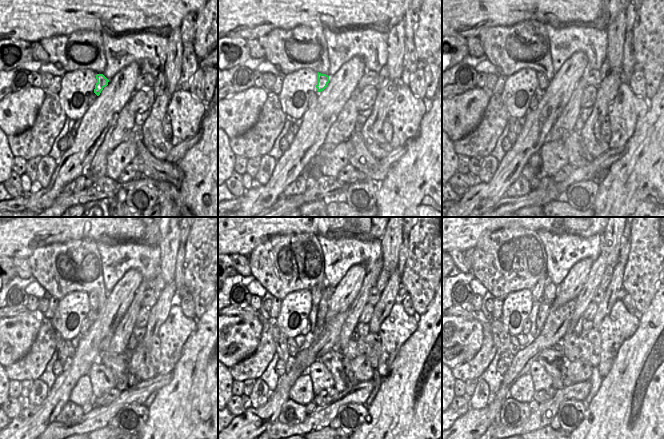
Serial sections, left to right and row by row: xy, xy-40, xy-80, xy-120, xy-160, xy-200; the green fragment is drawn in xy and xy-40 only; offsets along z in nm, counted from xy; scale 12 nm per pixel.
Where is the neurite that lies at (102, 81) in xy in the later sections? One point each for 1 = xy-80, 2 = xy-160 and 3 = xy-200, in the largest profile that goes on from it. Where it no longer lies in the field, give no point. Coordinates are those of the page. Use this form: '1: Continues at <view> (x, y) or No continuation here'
1: Continues at xy-80 (544, 82)
2: Continues at xy-160 (316, 292)
3: Continues at xy-200 (537, 291).

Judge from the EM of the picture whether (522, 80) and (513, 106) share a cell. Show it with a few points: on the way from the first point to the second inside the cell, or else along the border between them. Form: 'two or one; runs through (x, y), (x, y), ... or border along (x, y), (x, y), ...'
one; runs through (520, 86), (513, 93), (513, 100)

